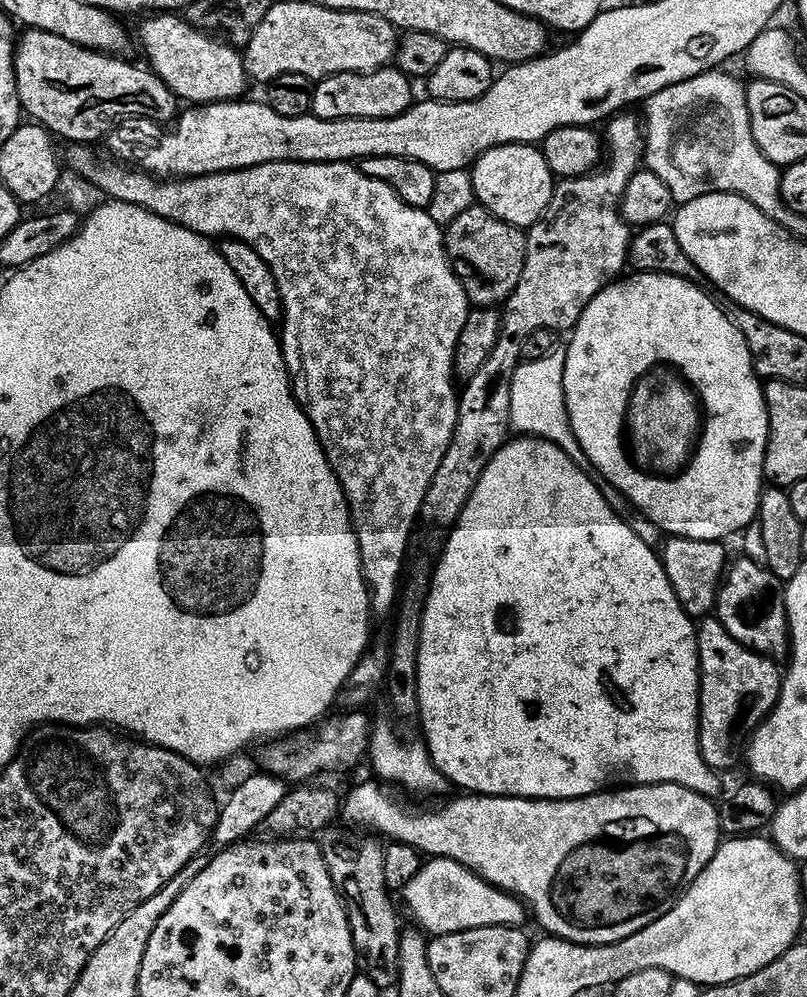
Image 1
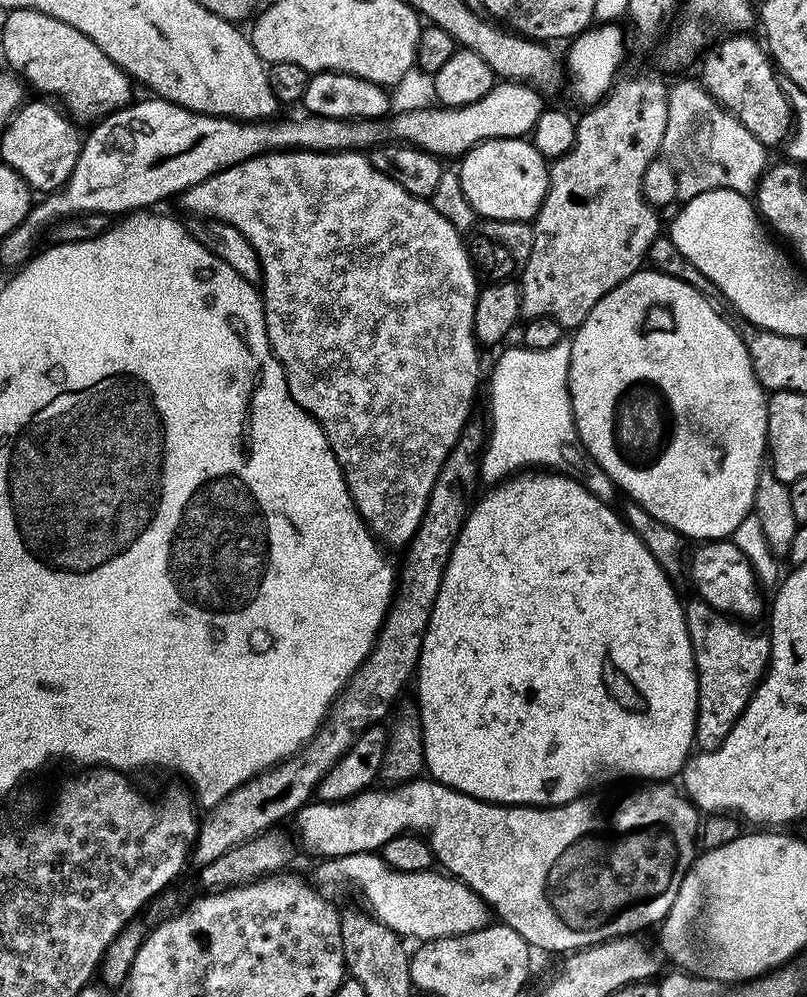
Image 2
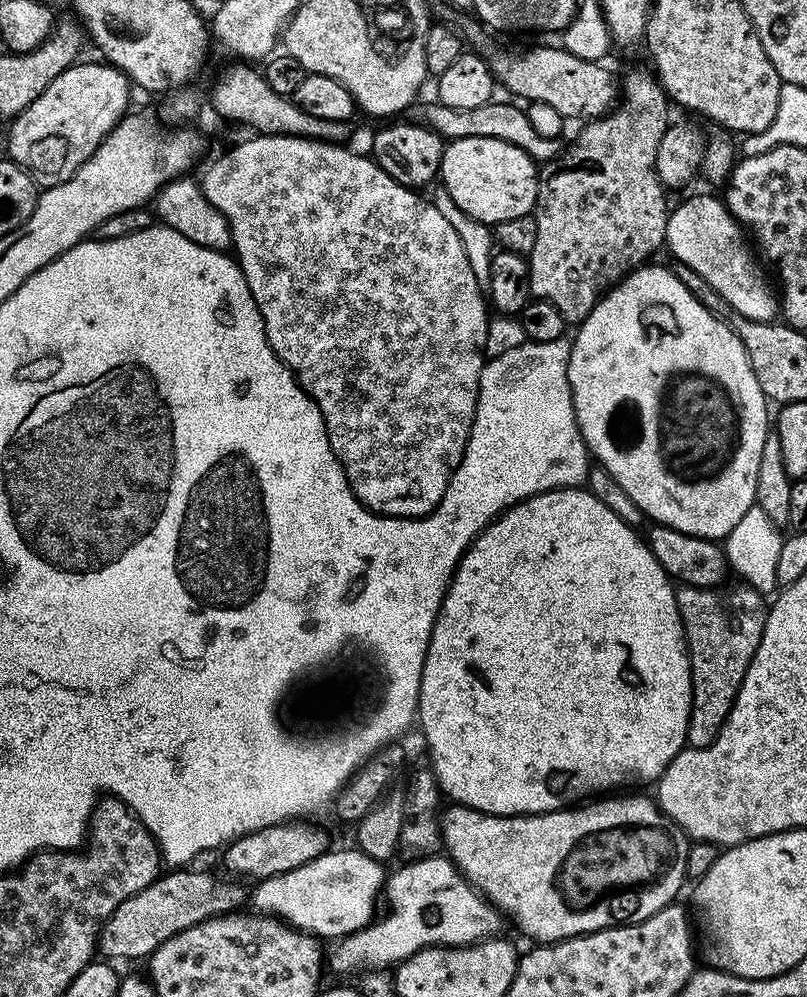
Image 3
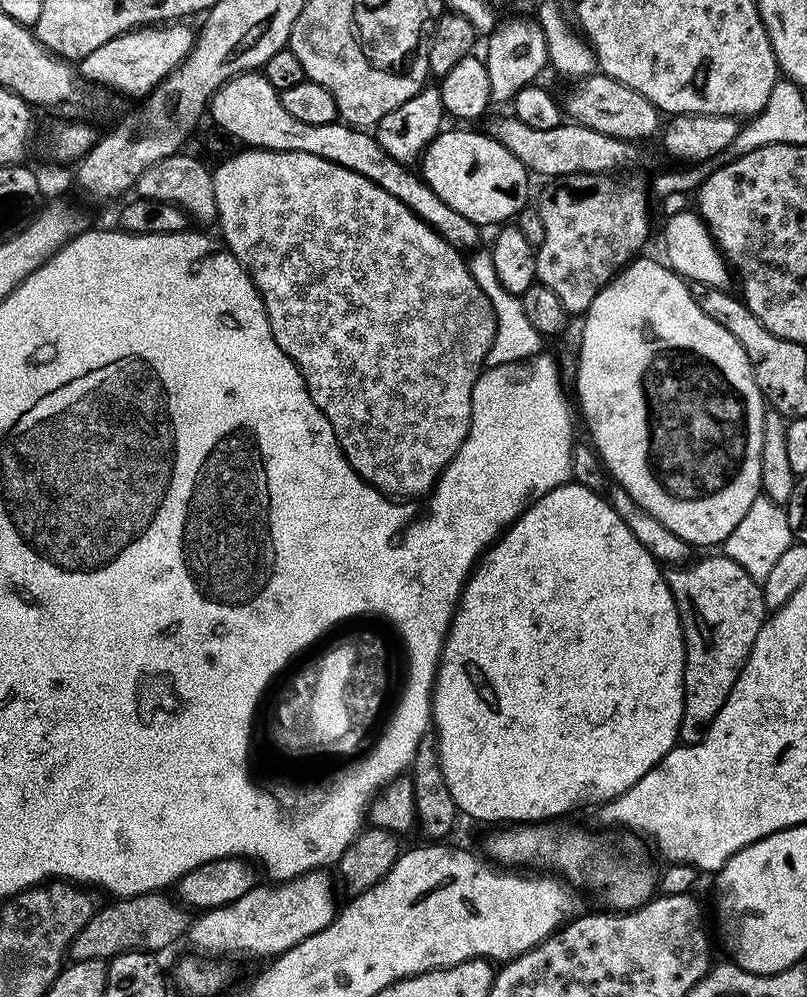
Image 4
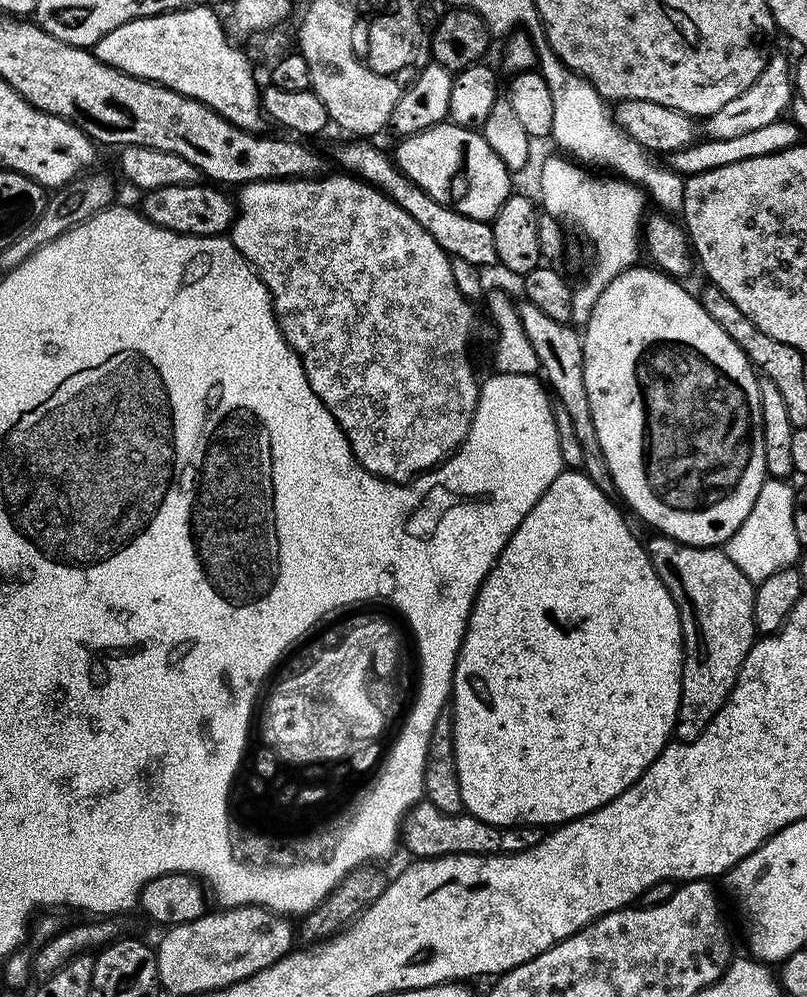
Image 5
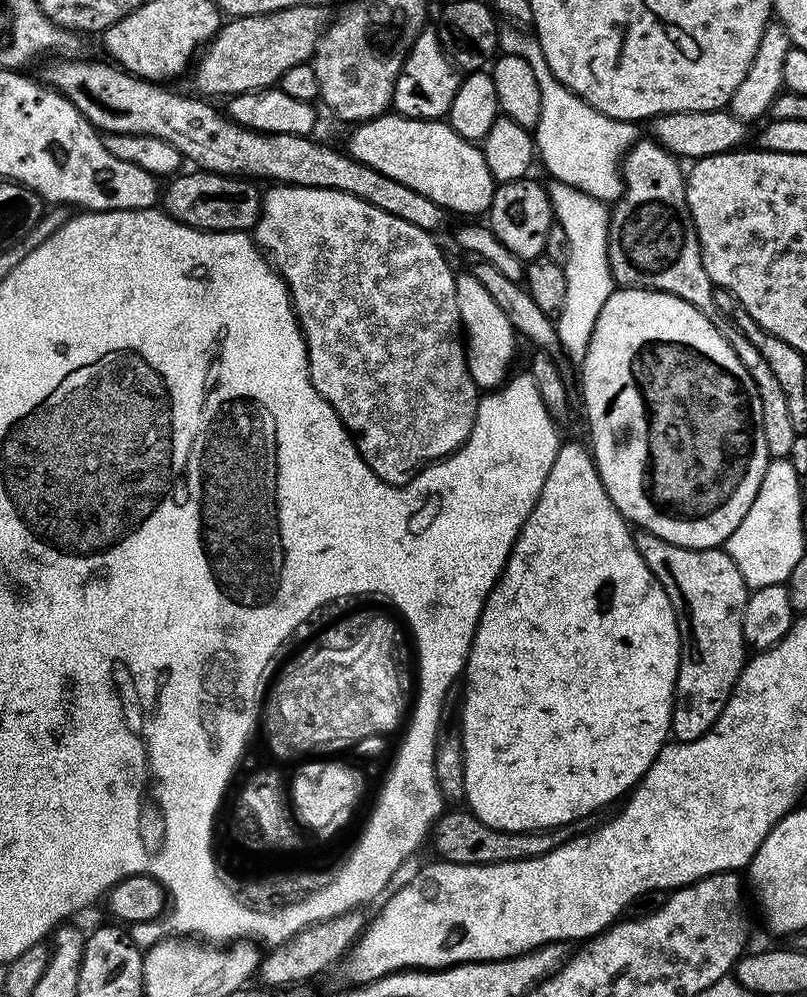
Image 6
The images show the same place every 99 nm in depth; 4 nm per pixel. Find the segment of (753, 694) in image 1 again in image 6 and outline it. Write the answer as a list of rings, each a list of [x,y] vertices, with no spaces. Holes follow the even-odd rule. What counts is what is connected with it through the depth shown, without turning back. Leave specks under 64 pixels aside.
[[[643,530],[637,531],[635,537],[638,554],[642,554],[646,566],[650,566],[654,578],[658,578],[662,590],[666,590],[674,606],[680,631],[680,665],[676,675],[676,698],[672,701],[671,735],[682,744],[694,742],[702,738],[702,734],[709,732],[714,722],[718,722],[745,666],[746,645],[742,634],[742,614],[748,605],[750,589],[742,574],[738,574],[738,566],[734,566],[723,547],[683,548],[659,540],[654,534]]]

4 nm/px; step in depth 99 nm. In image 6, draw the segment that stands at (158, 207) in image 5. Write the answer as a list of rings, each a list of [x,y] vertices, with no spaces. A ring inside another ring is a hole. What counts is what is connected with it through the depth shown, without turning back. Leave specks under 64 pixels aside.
[[[204,169],[188,170],[175,175],[163,189],[160,204],[168,216],[182,222],[194,229],[202,229],[204,232],[246,232],[251,233],[255,229],[260,217],[261,189],[256,189],[251,179],[239,176],[218,175],[216,172],[208,172]]]

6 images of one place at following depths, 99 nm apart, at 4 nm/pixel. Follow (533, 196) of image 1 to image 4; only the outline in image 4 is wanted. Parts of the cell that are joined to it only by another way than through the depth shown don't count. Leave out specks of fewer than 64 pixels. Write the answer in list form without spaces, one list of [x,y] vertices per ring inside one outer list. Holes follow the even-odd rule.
[[[441,131],[430,142],[422,157],[422,178],[458,214],[470,218],[478,226],[503,225],[511,218],[519,217],[520,211],[529,203],[528,180],[530,173],[506,146],[491,136],[480,132]]]

